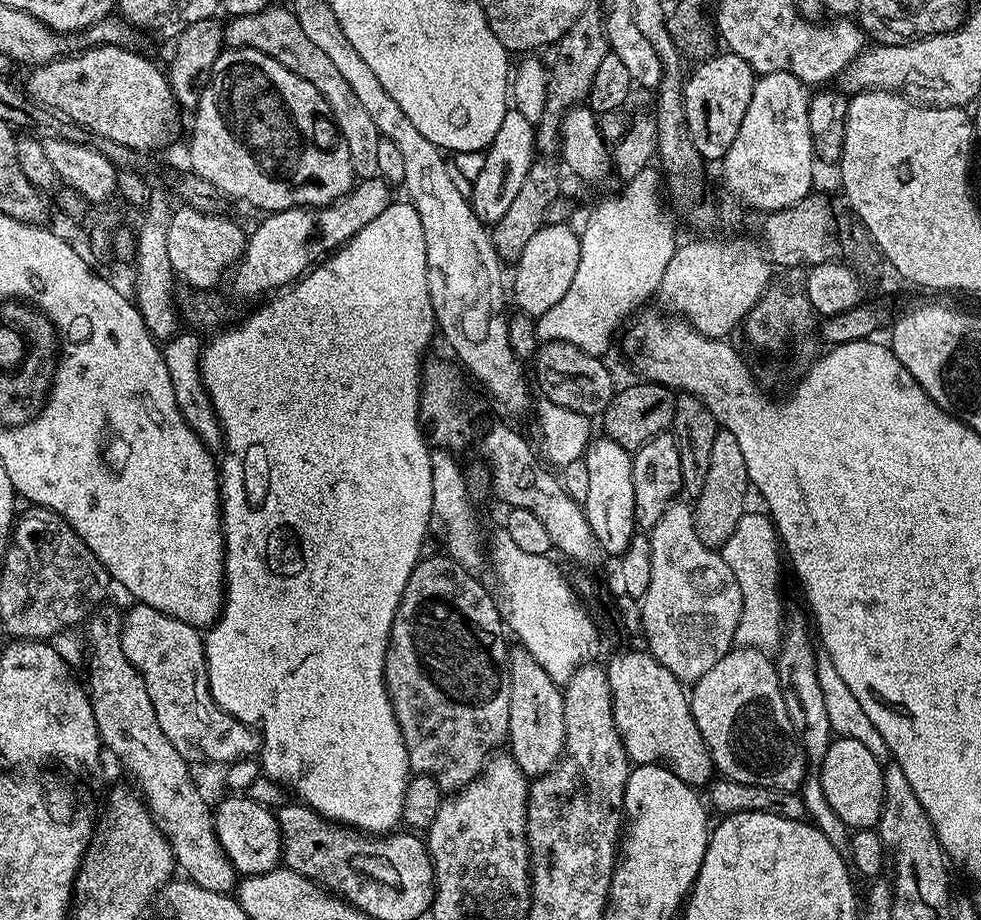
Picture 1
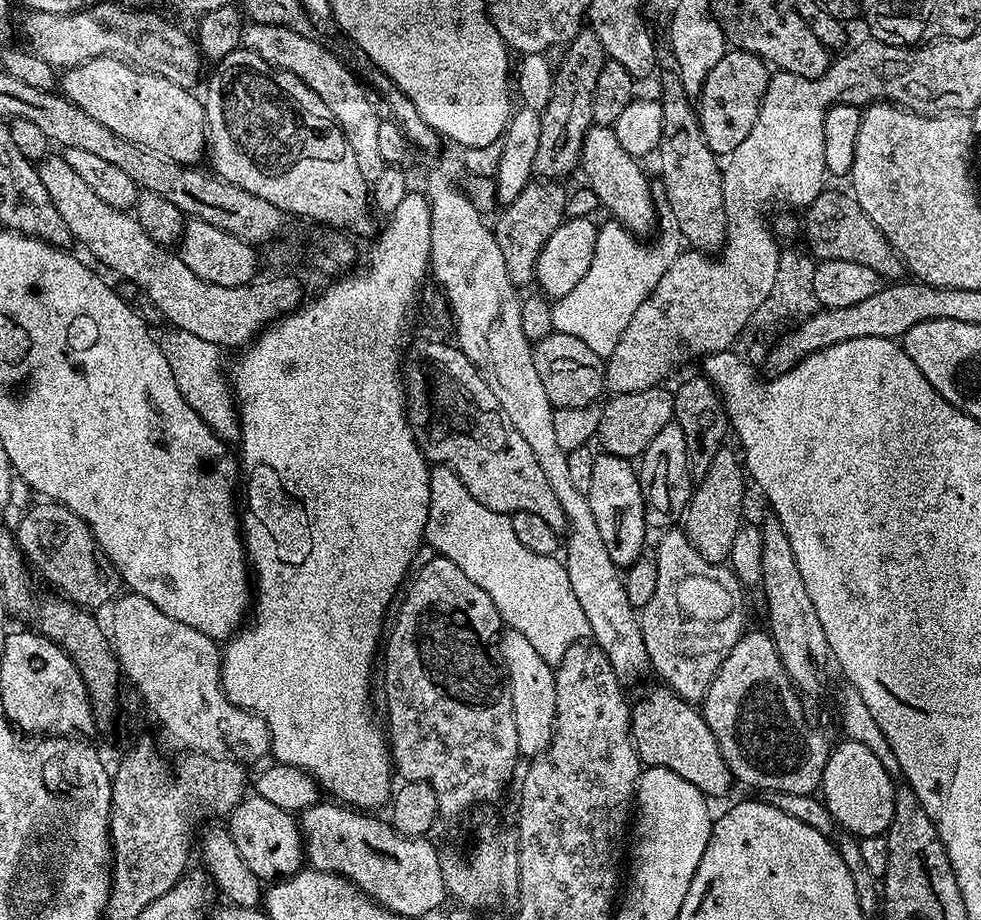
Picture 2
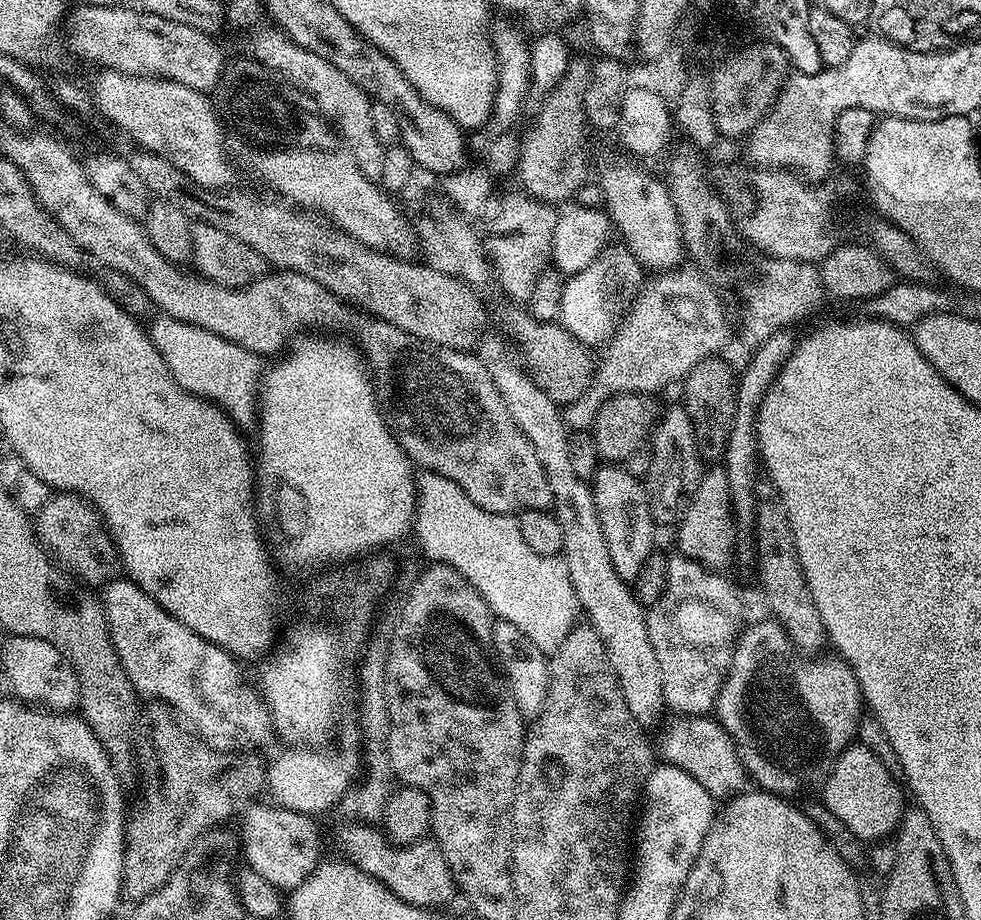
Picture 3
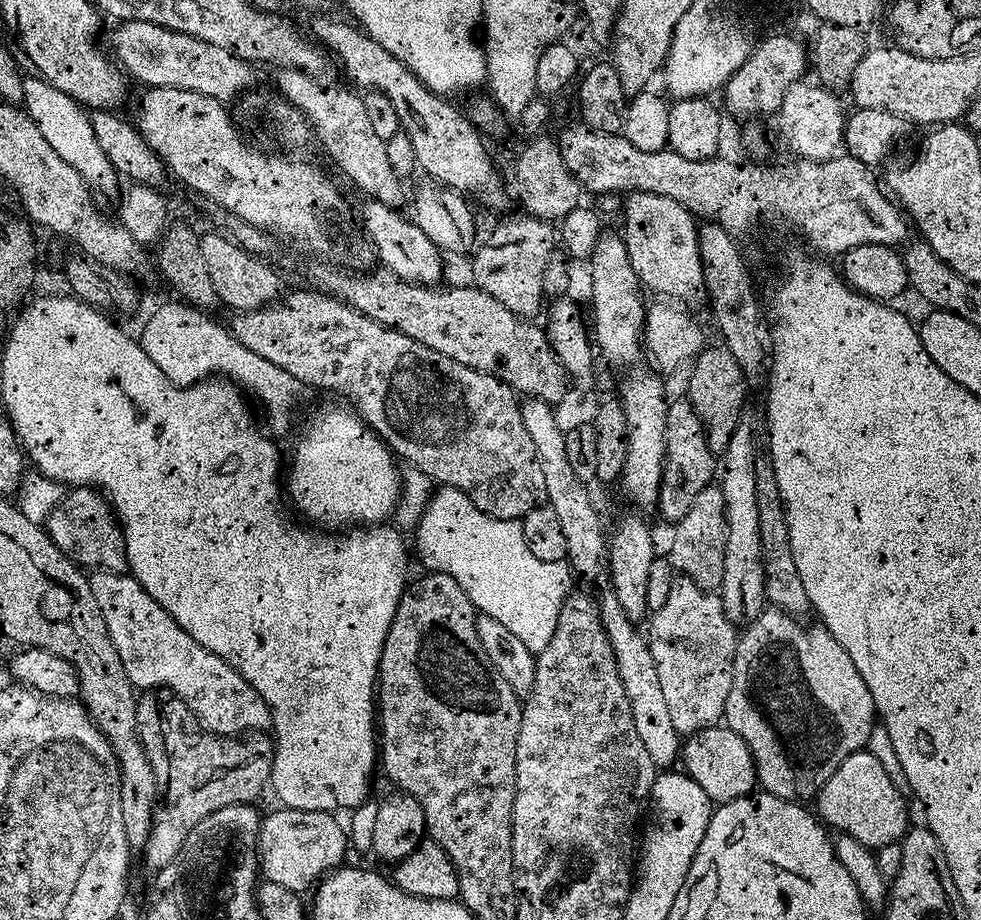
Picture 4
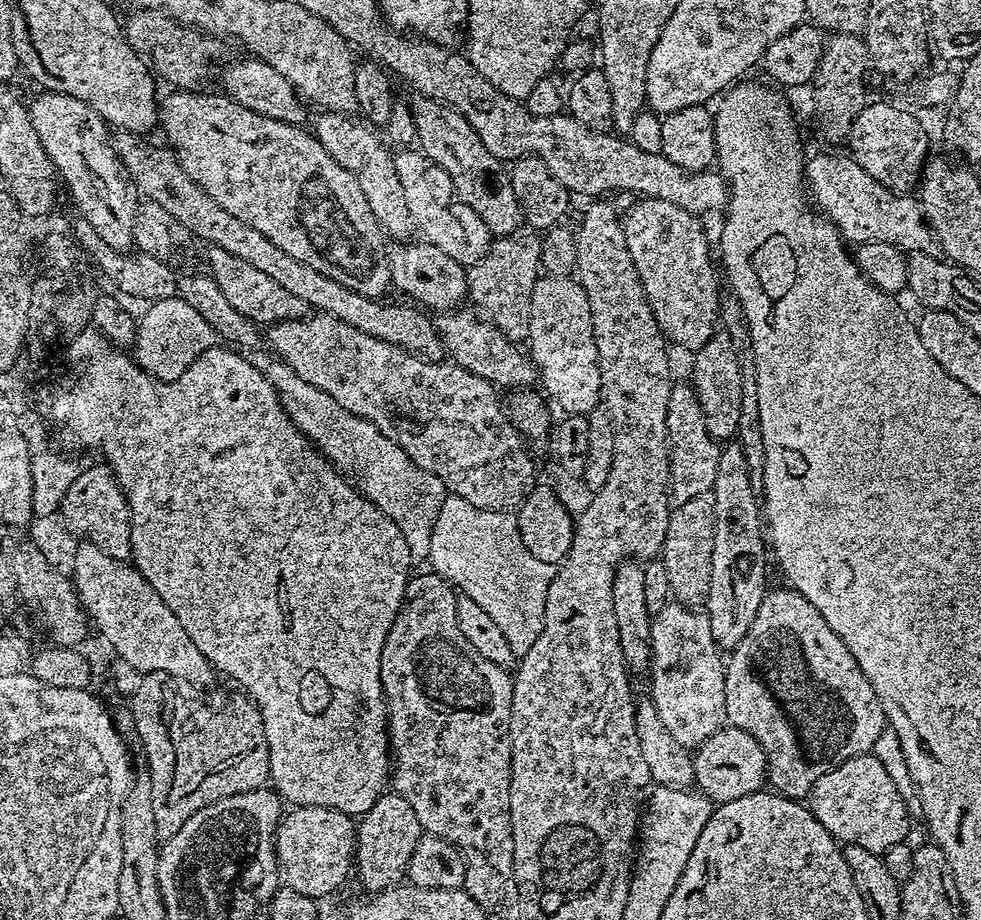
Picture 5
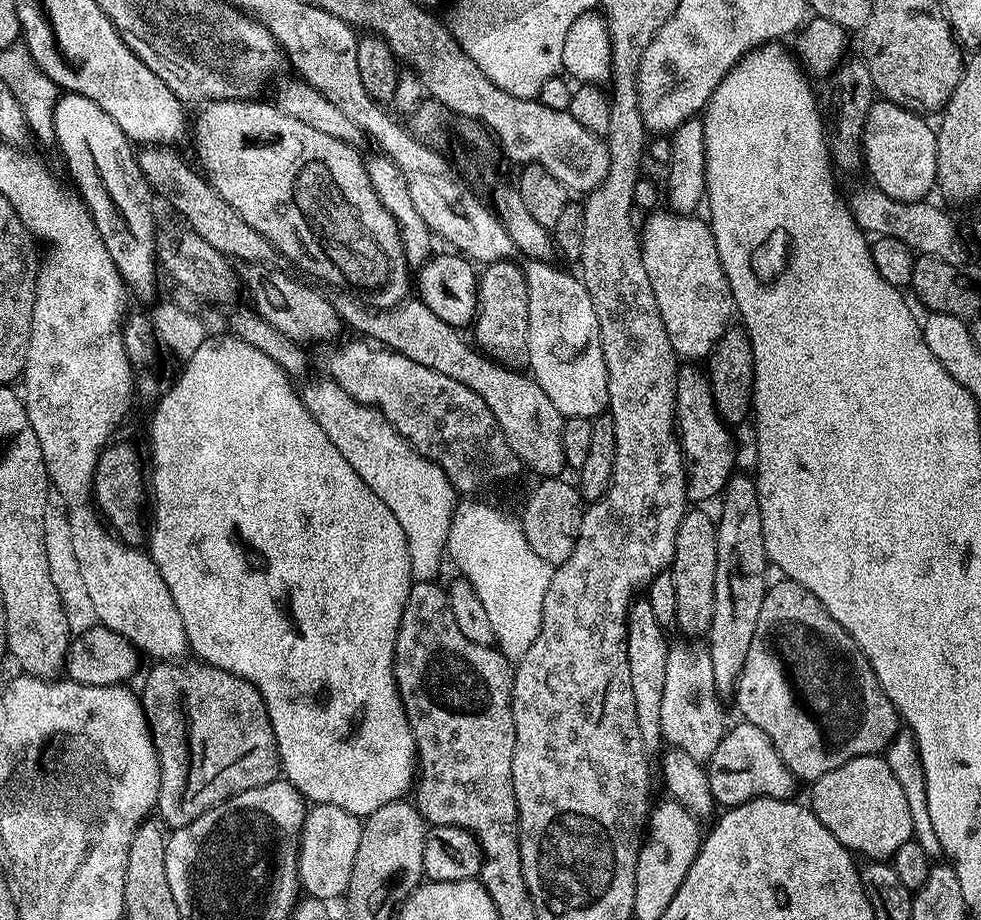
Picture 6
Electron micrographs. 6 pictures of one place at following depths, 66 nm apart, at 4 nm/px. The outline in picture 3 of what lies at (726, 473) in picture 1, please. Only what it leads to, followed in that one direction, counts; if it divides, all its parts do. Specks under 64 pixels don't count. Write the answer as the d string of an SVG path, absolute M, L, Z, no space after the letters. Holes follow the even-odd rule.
M712 466L705 471L675 532L679 555L700 561L707 569L724 570L734 560L738 529L732 515L730 478L726 478L723 467Z

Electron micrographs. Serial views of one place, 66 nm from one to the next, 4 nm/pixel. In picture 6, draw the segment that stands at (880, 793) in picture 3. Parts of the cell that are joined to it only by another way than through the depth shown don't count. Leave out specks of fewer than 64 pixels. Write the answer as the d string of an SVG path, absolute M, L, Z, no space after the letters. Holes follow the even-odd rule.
M883 755L854 758L838 770L822 774L811 788L813 814L849 852L861 852L869 861L887 861L902 842L913 839L906 794L902 794L902 786L898 786L898 778L894 778L894 770Z

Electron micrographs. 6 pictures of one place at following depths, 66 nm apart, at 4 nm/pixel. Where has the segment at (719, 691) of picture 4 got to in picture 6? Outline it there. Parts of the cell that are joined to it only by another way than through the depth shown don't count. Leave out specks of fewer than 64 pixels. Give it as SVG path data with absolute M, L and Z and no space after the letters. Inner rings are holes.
M676 641L669 647L666 660L662 706L659 707L661 737L671 747L684 749L695 760L706 762L718 748L726 731L720 693L714 680L714 666L705 645Z

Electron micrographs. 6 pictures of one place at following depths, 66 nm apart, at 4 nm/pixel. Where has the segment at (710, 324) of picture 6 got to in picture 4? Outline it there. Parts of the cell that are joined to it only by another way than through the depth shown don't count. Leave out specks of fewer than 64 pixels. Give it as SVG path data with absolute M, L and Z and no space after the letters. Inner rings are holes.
M638 191L629 193L625 197L624 204L624 229L622 229L622 235L624 237L624 245L627 248L627 253L630 255L631 268L638 274L641 285L644 285L647 289L648 287L658 293L657 295L671 298L674 300L686 300L688 296L694 296L699 291L703 291L704 285L704 267L701 264L701 254L700 254L700 236L699 236L699 225L697 219L692 215L691 212L686 211L686 209L681 206L680 203L674 201L672 198L666 198L665 195L652 194L648 191Z

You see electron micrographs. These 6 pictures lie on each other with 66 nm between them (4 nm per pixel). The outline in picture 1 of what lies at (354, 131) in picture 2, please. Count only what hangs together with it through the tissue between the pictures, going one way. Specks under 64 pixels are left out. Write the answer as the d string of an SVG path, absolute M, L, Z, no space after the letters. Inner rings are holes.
M269 6L262 9L258 14L246 14L245 16L233 16L224 24L224 42L230 48L253 48L286 66L298 78L306 78L318 94L326 102L332 121L336 123L336 129L346 142L350 150L350 162L352 163L353 177L361 181L368 181L378 176L378 142L381 140L379 130L370 119L370 114L366 114L362 102L350 90L350 85L346 83L346 78L338 74L337 68L306 38L306 33L302 31L302 26L298 26L298 18L287 7L275 8Z

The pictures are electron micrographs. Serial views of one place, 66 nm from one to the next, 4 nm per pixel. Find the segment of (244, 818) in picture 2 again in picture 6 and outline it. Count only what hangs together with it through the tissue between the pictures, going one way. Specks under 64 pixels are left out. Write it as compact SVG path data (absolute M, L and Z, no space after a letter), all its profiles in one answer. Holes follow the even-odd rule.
M317 804L307 809L302 839L298 844L298 880L311 899L332 902L335 896L345 895L348 875L354 866L354 854L358 854L361 827L357 817L338 806ZM316 876L324 877L319 880Z

